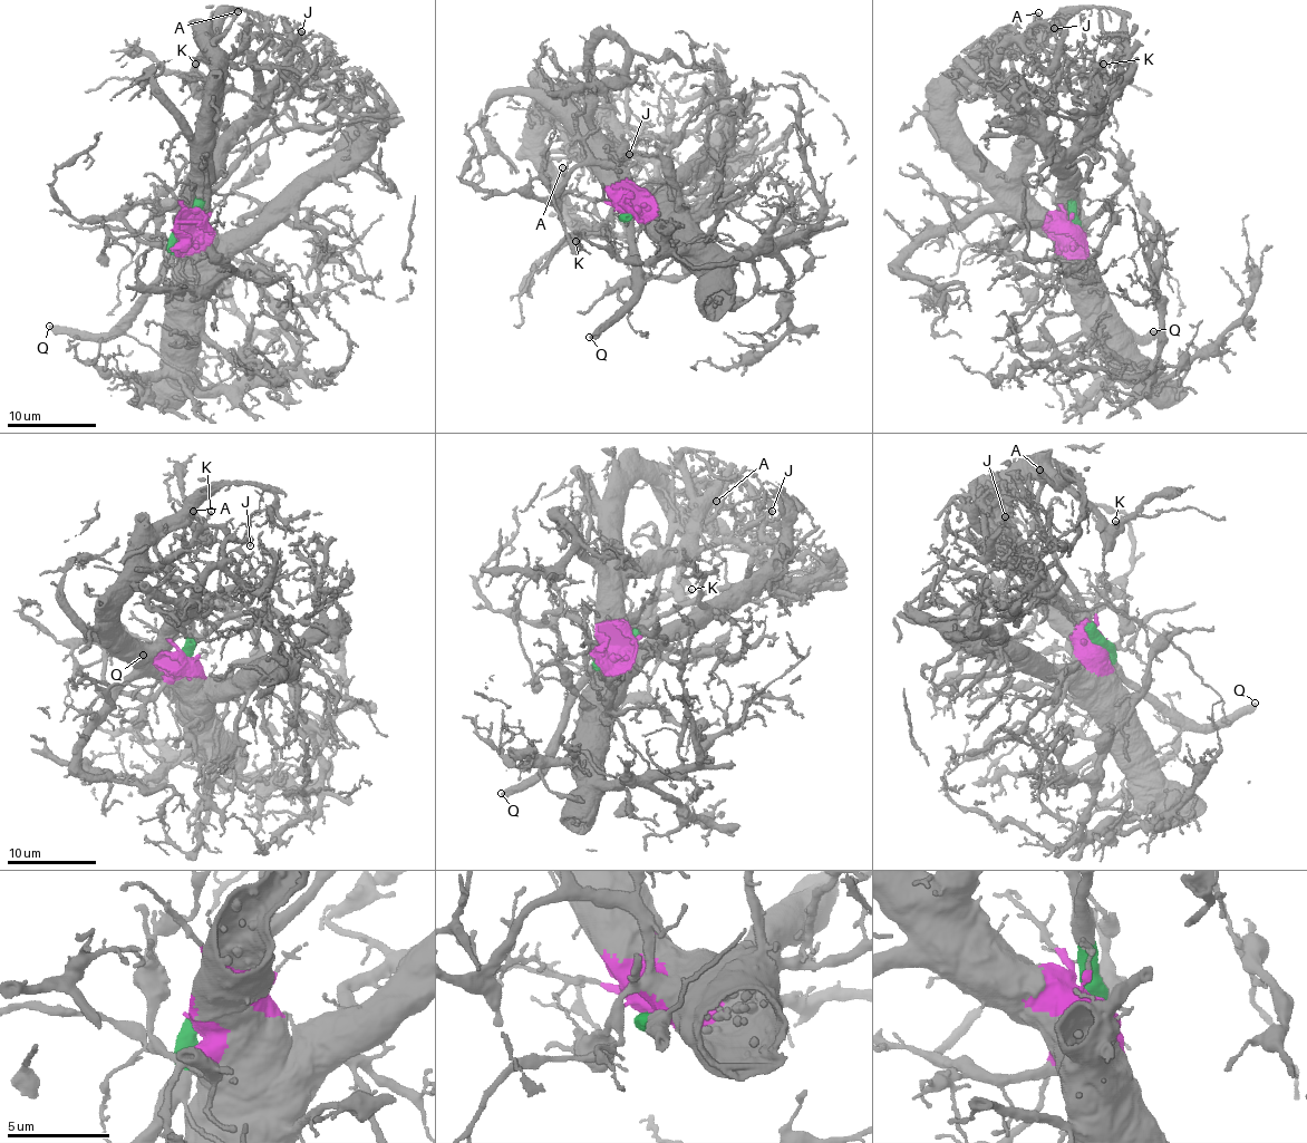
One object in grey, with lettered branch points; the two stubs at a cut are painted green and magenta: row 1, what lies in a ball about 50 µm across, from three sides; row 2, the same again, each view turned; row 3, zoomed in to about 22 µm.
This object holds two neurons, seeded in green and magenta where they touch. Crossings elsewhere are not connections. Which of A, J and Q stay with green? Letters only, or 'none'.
A, Q

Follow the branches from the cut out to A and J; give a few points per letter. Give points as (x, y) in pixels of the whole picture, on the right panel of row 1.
A: (1074, 229), (1068, 172), (1018, 83), (1012, 58), (1012, 51), (1020, 45), (1042, 38), (1044, 28), (1037, 12)
J: (1074, 229), (1024, 187), (1029, 131), (999, 68), (999, 52), (1019, 36), (1041, 23), (1057, 25), (1054, 29)

